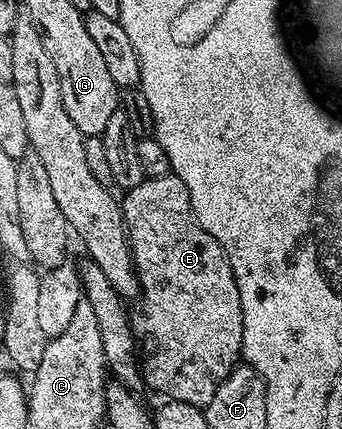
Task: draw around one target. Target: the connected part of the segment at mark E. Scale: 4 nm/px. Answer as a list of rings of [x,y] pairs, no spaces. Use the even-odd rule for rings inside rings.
[[[170,173],[152,179],[144,178],[121,199],[123,224],[139,274],[141,298],[139,308],[130,312],[131,328],[141,352],[143,382],[164,400],[205,409],[213,393],[240,362],[243,349],[243,314],[237,281],[221,245],[201,229],[191,211],[189,189],[181,177]]]

